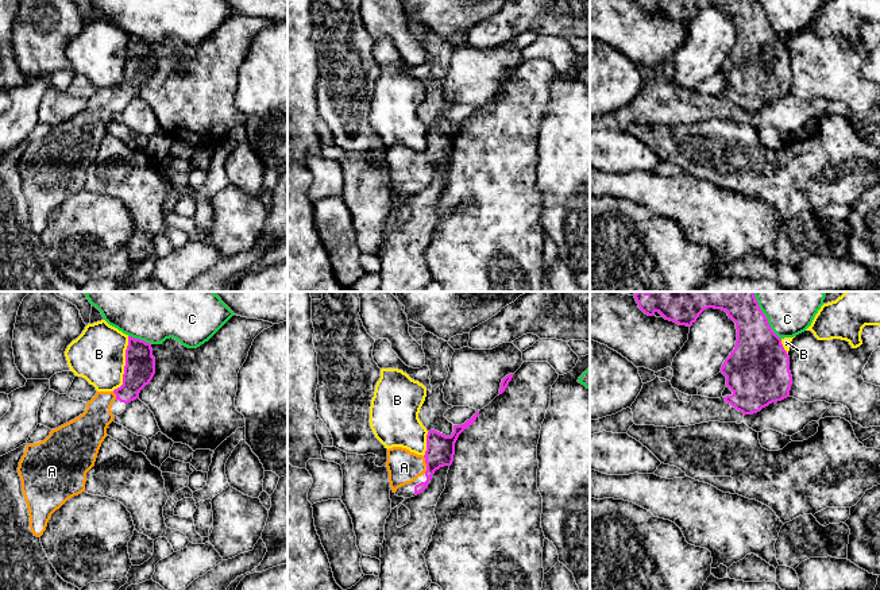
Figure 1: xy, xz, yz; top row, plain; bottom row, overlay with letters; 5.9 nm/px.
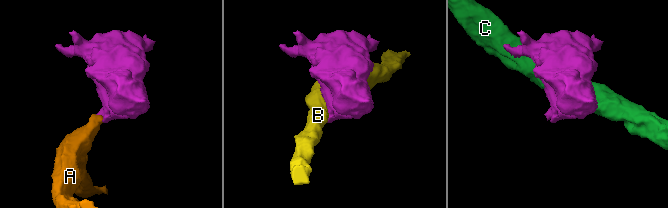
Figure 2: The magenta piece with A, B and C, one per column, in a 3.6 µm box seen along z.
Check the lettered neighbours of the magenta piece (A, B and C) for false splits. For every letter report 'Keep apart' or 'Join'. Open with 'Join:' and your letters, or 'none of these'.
Join: A
A: Join
B: Keep apart
C: Keep apart

